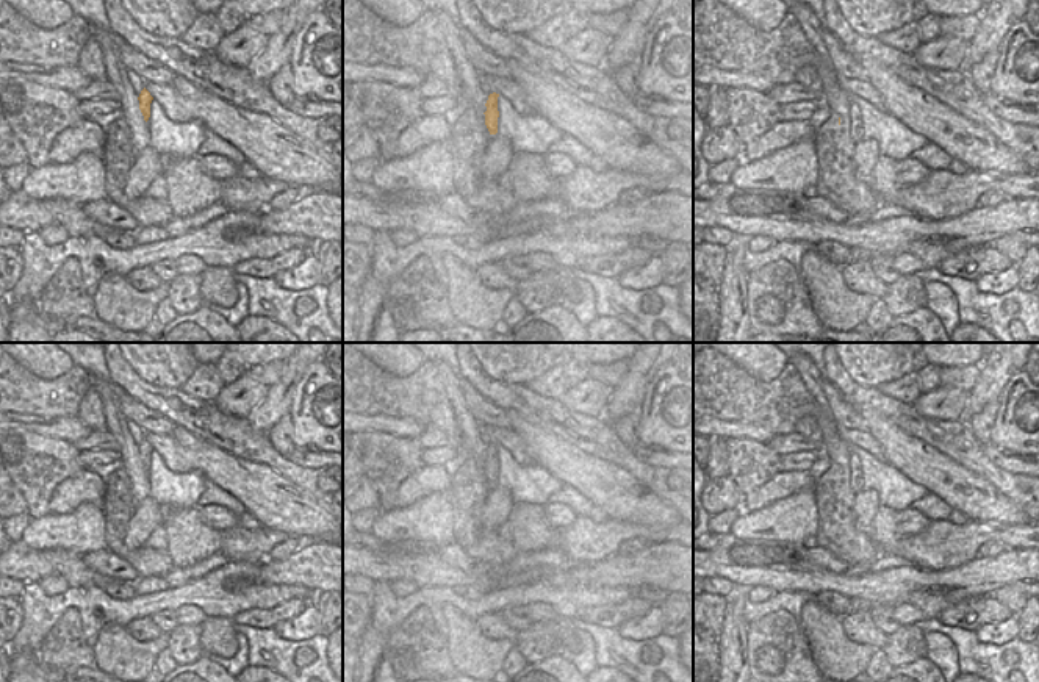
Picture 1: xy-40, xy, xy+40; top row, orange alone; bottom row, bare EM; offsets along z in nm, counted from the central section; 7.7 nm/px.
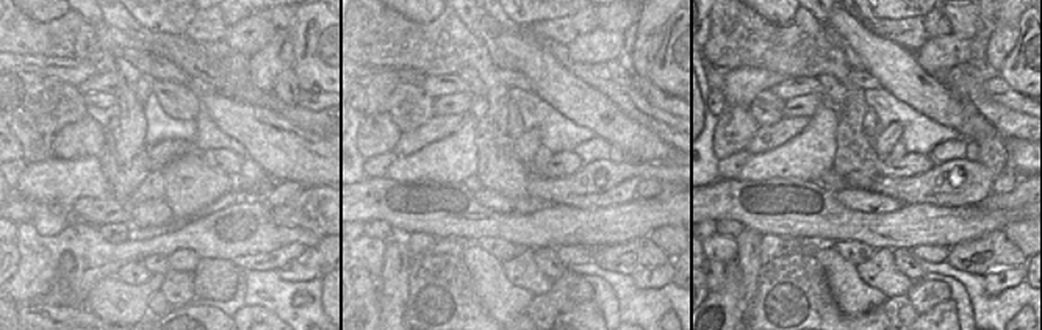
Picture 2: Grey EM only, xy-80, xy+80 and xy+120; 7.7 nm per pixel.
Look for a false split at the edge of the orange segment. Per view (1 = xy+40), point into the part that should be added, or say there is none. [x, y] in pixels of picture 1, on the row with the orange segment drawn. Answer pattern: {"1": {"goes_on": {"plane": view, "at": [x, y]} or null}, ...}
{"1": {"goes_on": null}}

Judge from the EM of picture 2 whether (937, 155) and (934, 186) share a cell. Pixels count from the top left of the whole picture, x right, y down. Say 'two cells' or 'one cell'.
two cells

